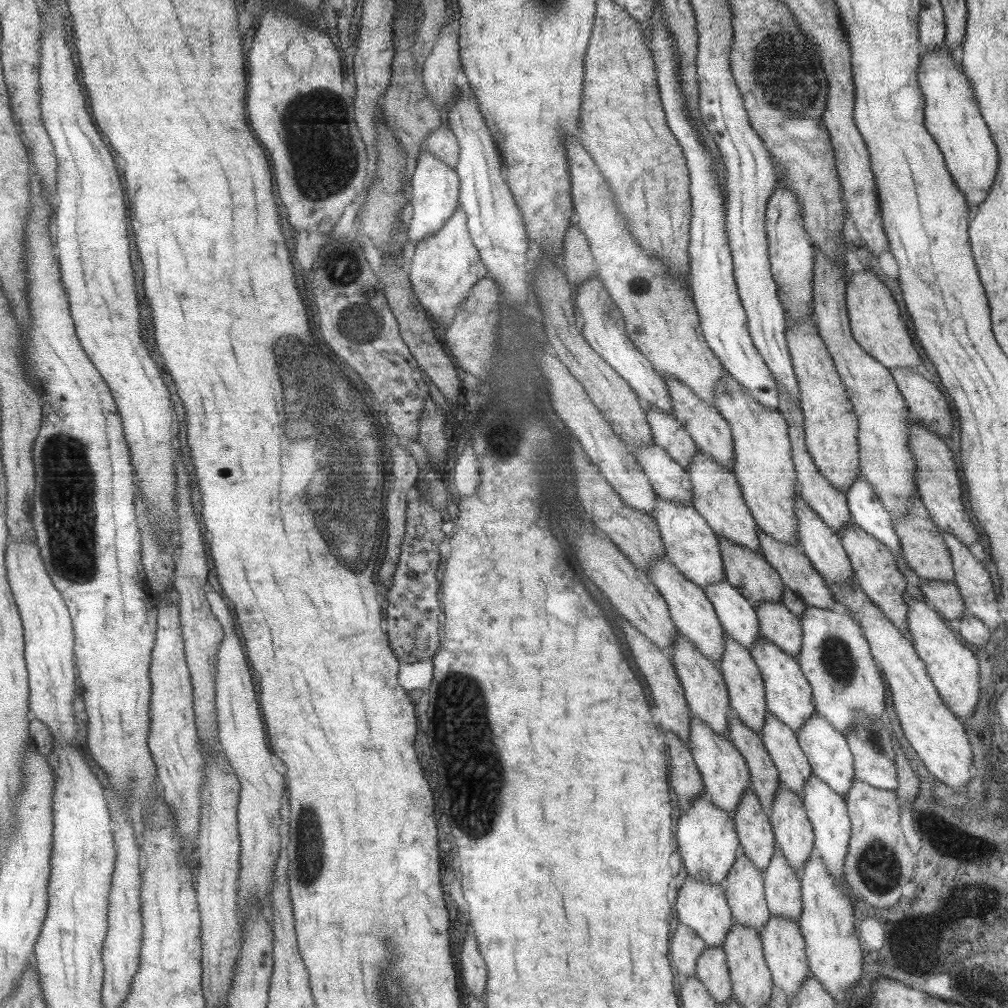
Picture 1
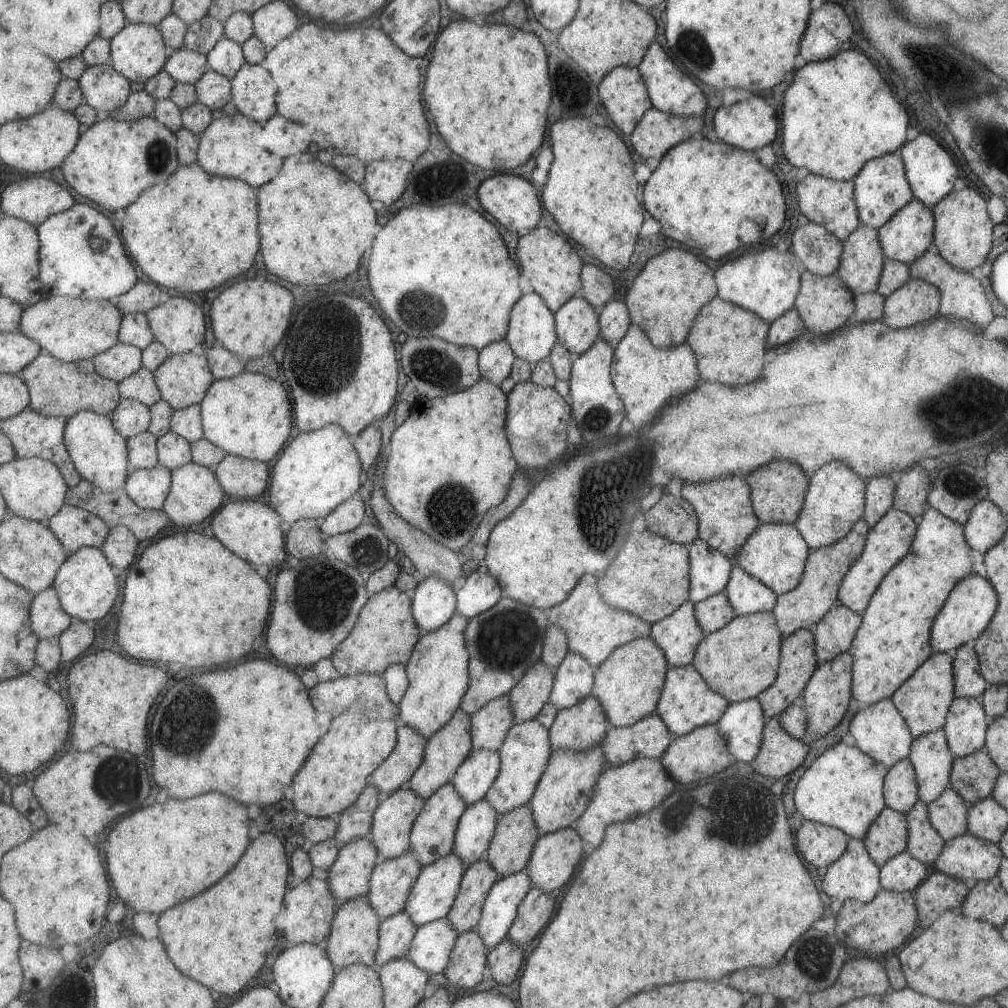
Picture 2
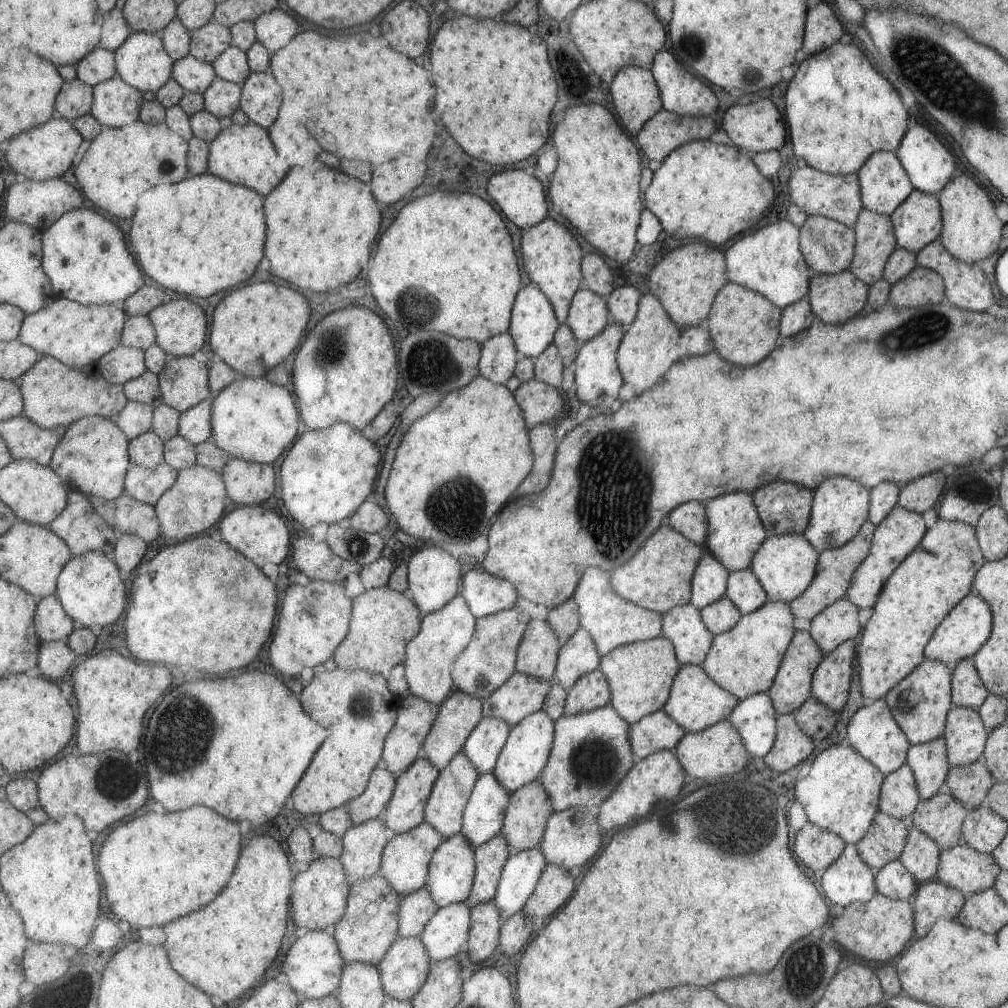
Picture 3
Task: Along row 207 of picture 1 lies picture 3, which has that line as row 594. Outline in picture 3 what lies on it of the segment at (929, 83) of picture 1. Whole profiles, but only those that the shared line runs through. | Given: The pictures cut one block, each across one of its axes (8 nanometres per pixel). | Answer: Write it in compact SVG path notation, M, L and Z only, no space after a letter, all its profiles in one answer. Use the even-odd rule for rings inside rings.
M968 594L939 622L929 642L924 646L923 656L925 659L941 661L946 665L954 665L964 658L972 657L989 638L991 624L992 616L987 603L979 596Z

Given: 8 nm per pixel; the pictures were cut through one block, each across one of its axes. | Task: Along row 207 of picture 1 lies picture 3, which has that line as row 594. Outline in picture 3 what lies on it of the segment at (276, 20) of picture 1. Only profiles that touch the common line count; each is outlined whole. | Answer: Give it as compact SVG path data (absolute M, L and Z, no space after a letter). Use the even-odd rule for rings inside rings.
M310 580L308 585L292 584L282 600L278 624L269 648L269 661L278 673L299 678L303 668L315 671L333 657L350 633L353 599L339 582Z

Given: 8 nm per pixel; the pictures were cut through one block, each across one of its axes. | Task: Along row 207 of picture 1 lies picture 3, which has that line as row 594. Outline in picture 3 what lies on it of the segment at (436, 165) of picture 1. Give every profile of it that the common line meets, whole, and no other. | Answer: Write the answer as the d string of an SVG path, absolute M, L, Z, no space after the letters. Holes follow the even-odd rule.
M430 545L412 551L407 566L409 566L409 593L423 615L437 612L449 604L455 596L461 592L459 590L459 580L461 580L461 562L453 558L447 550L443 550L439 545Z

